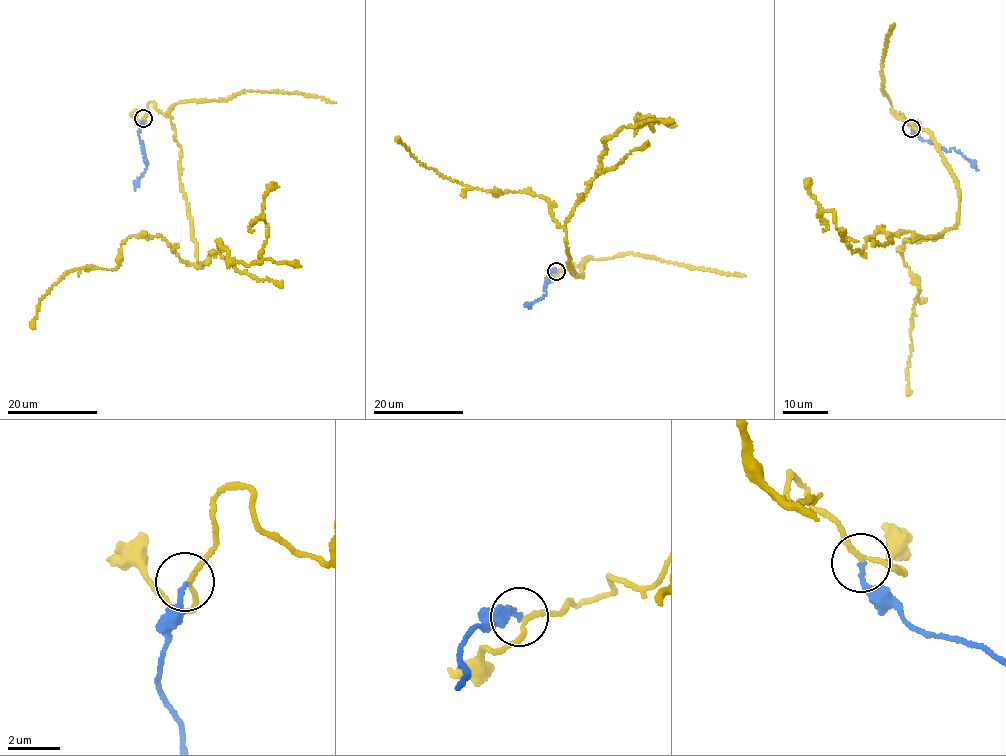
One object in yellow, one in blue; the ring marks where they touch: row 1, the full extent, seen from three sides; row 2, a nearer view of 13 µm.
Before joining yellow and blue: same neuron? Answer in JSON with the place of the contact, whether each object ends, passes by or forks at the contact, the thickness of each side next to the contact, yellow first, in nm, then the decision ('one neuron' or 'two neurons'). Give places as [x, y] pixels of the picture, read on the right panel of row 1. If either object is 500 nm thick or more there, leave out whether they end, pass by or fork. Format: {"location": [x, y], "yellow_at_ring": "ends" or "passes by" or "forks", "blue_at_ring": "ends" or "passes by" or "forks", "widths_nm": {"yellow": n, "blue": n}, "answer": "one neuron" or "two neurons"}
{"location": [911, 128], "yellow_at_ring": "passes by", "blue_at_ring": "ends", "widths_nm": {"yellow": 170, "blue": 170}, "answer": "one neuron"}

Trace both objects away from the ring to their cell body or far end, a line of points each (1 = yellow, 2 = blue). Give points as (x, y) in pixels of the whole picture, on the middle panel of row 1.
1: (557, 271), (583, 261), (582, 276), (571, 271), (566, 231), (548, 200), (440, 176), (399, 136)
2: (557, 271), (546, 275), (545, 296), (523, 305)

